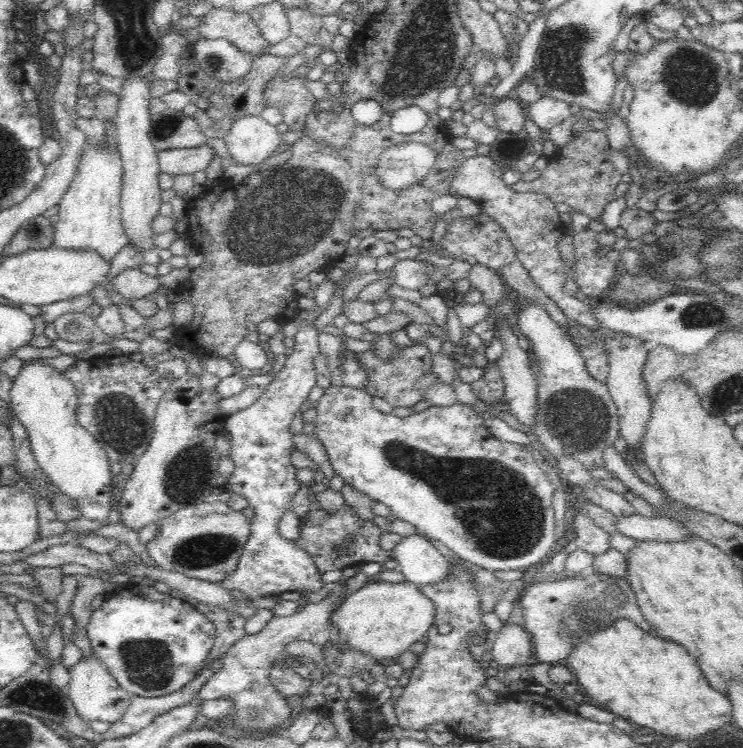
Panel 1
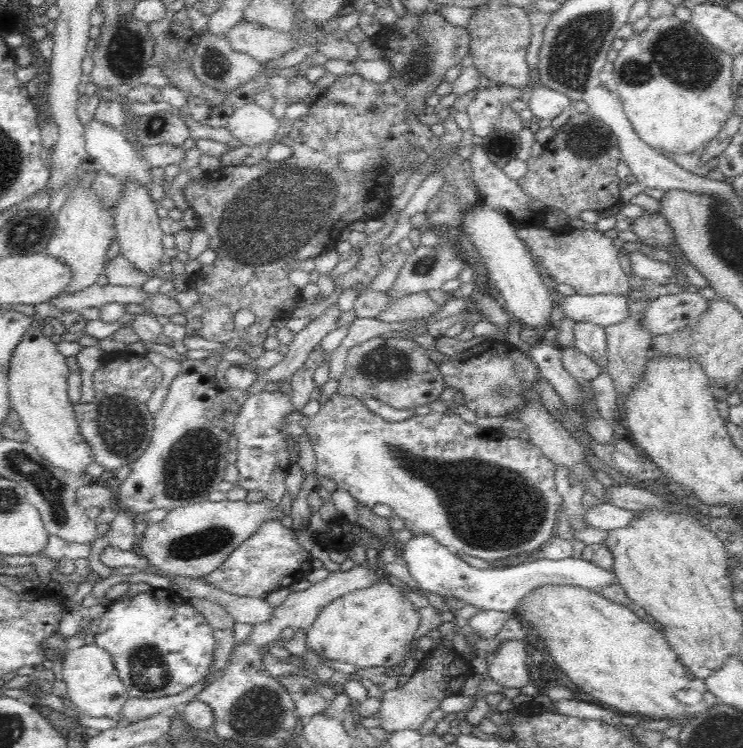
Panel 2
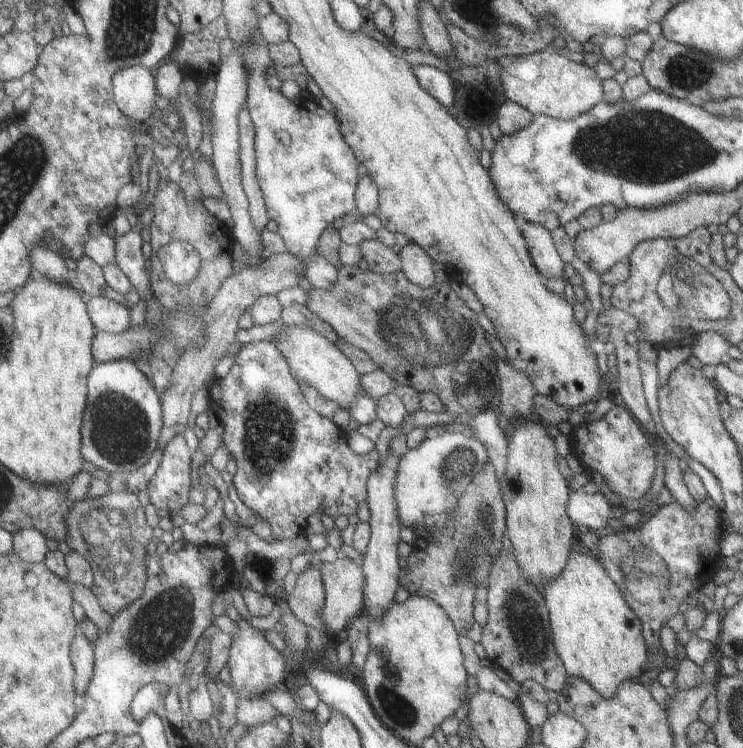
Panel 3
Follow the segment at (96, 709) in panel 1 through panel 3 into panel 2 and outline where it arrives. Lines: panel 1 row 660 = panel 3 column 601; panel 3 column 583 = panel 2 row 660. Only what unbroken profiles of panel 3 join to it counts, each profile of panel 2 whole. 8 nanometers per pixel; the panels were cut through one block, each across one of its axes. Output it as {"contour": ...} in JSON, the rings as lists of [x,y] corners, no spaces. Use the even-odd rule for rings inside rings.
{"contour":[[[82,646],[66,652],[62,676],[67,687],[68,703],[80,715],[90,718],[112,718],[121,714],[129,695],[120,682],[111,657],[100,647]]]}

